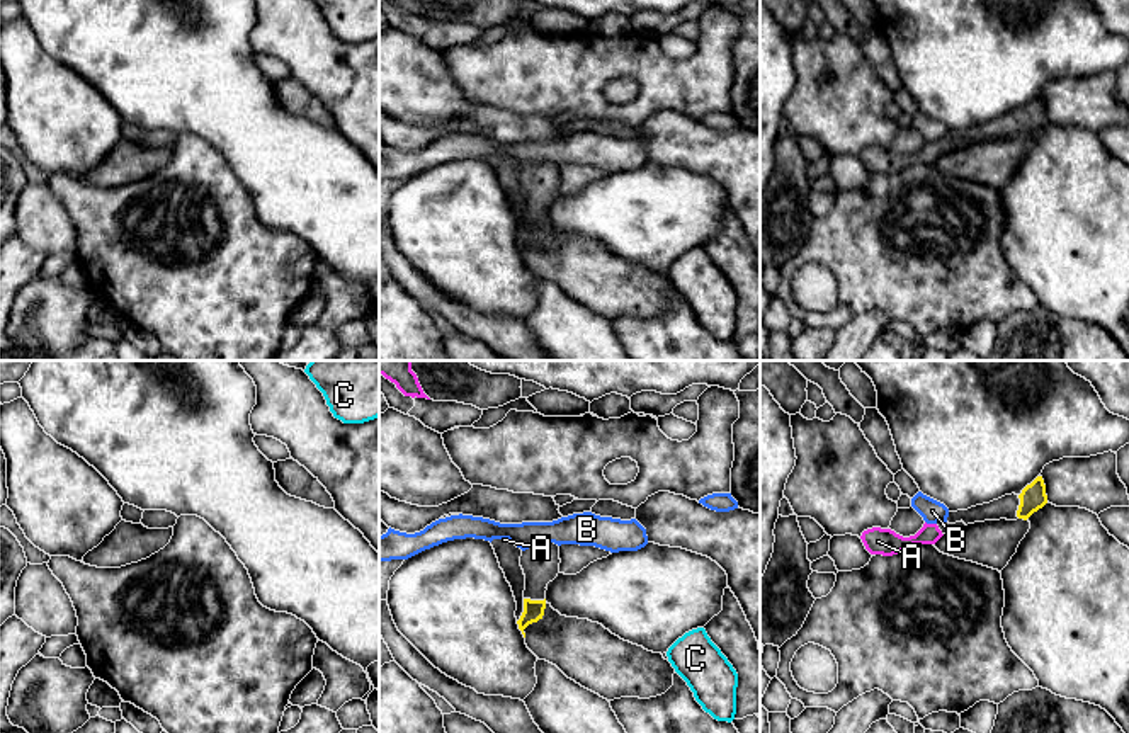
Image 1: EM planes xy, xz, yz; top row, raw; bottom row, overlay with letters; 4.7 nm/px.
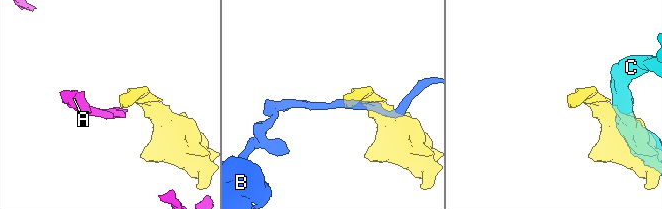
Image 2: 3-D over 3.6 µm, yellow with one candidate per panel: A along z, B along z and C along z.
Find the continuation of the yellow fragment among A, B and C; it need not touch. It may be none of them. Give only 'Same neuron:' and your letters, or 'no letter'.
Same neuron: A

